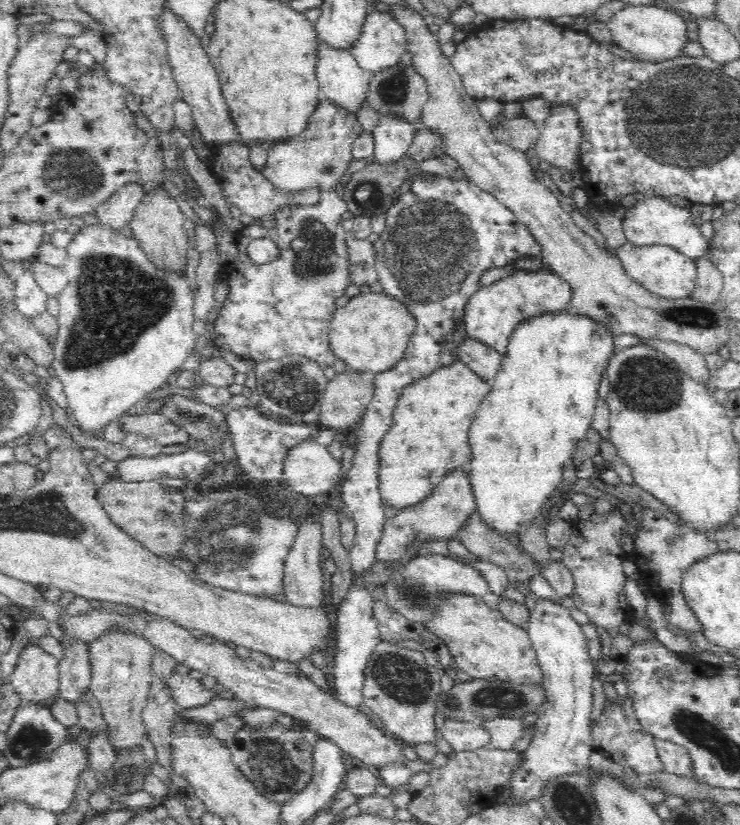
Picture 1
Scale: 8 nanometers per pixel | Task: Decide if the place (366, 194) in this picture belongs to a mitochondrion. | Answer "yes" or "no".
yes

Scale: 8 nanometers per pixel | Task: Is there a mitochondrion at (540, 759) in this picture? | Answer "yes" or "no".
no

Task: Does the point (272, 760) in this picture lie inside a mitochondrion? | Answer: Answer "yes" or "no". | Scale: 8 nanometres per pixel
yes

